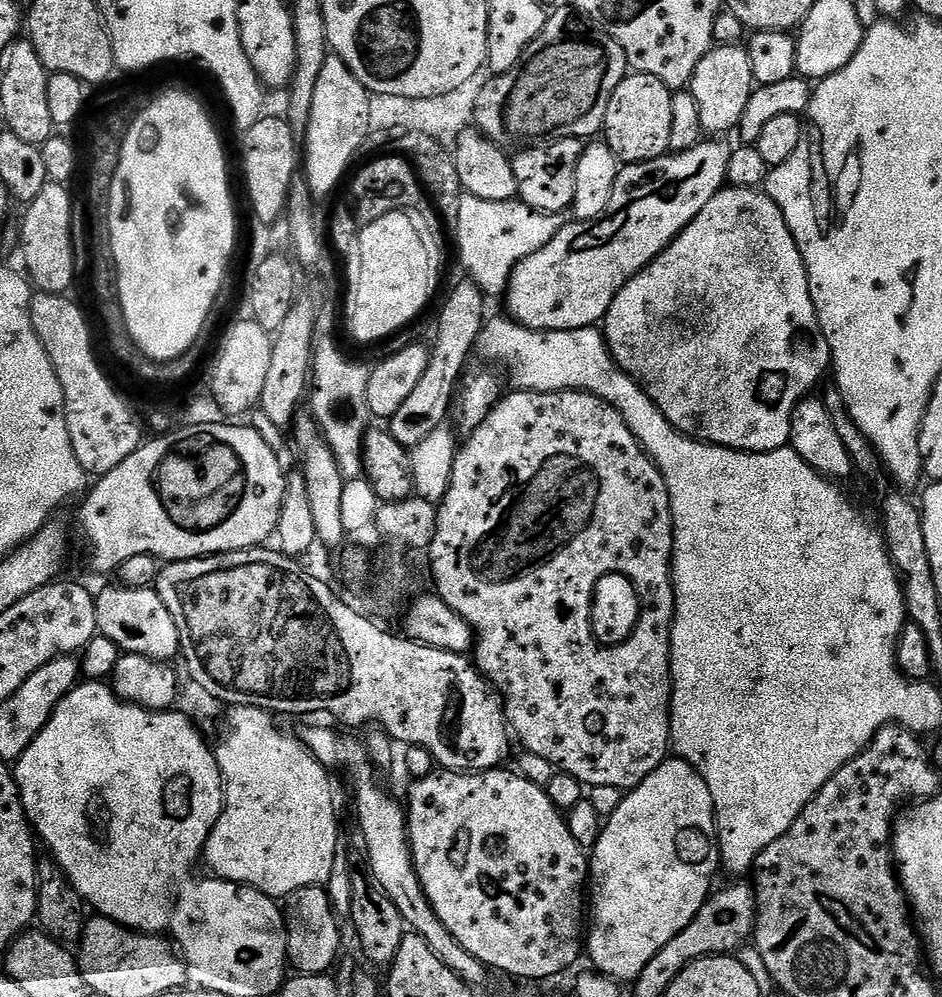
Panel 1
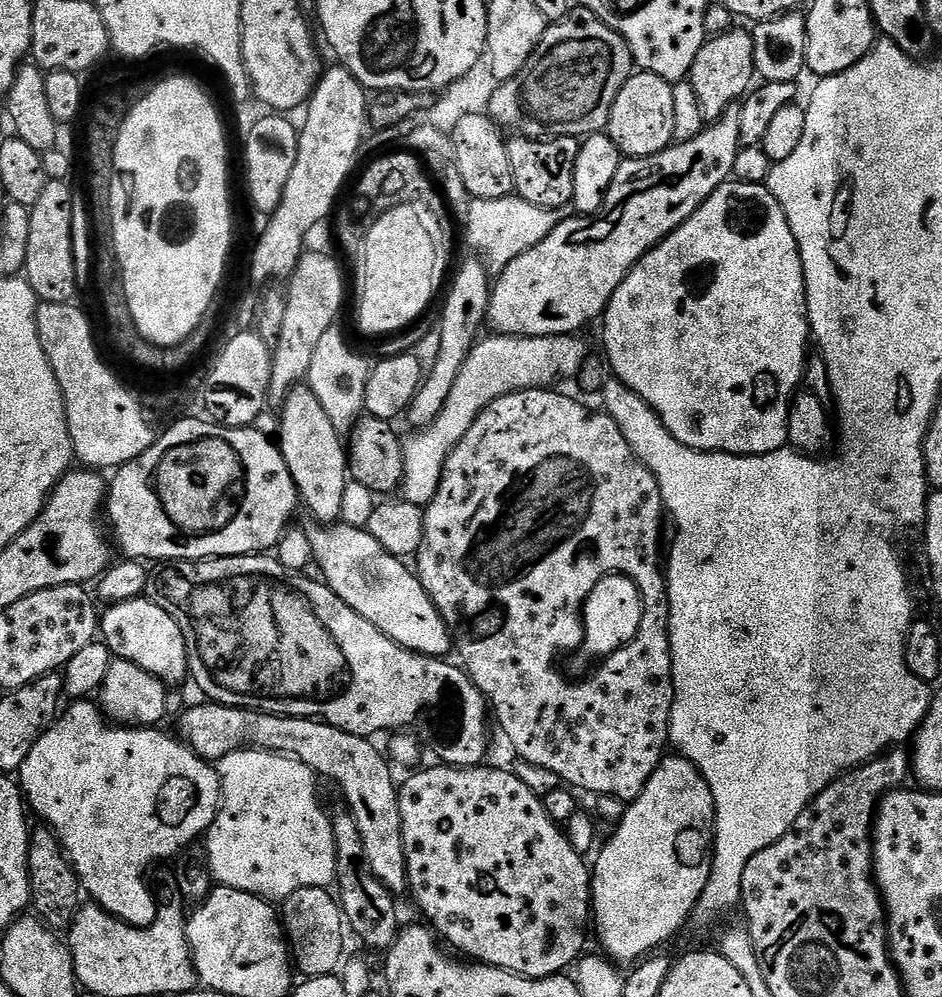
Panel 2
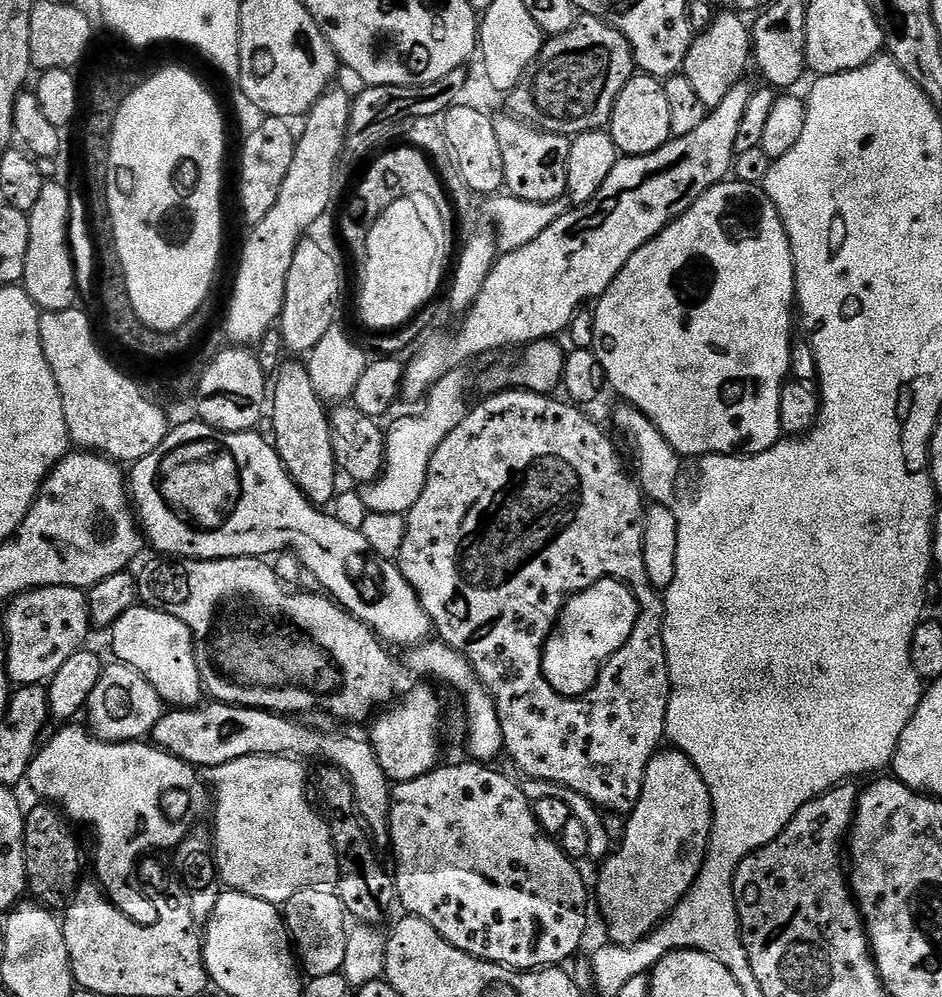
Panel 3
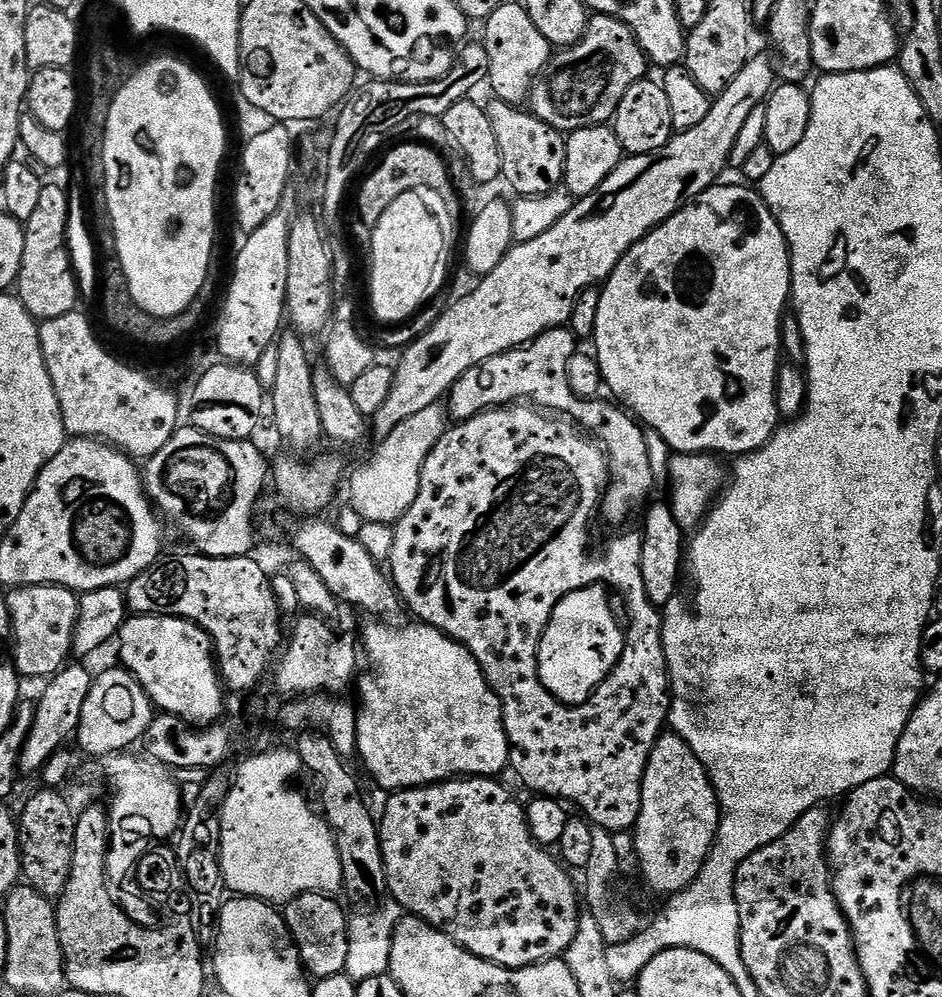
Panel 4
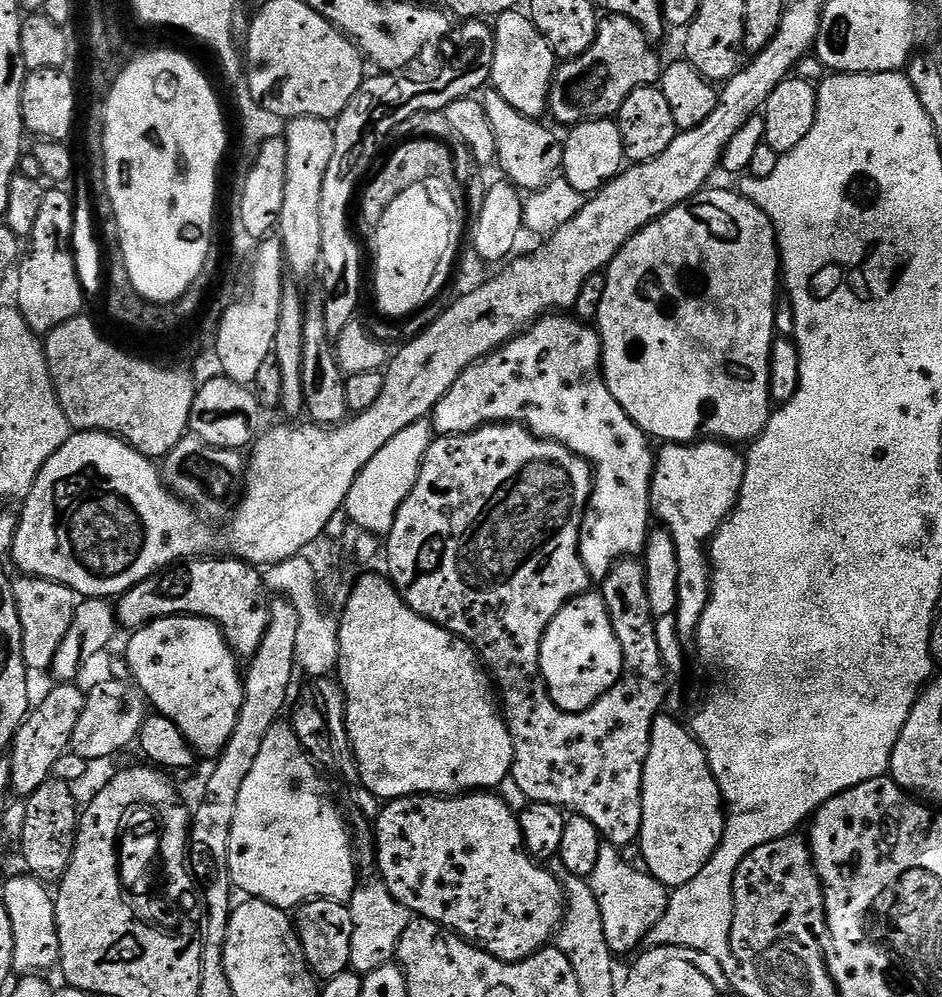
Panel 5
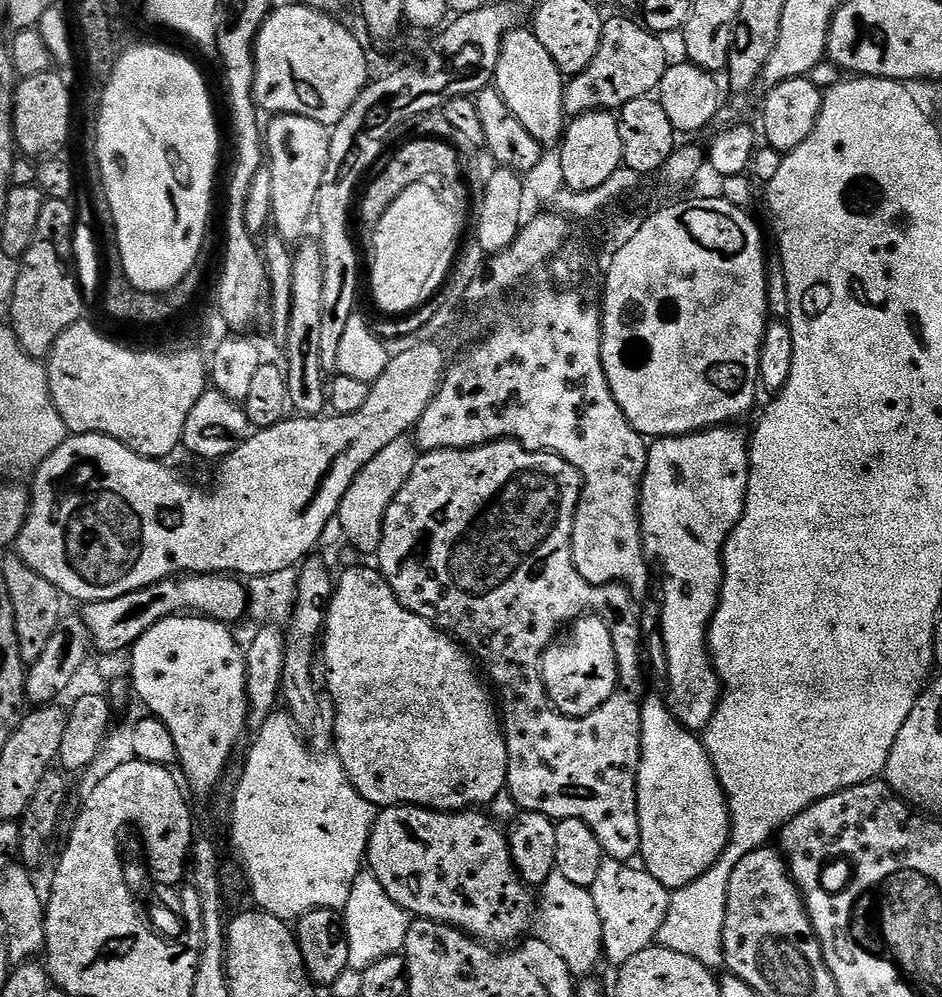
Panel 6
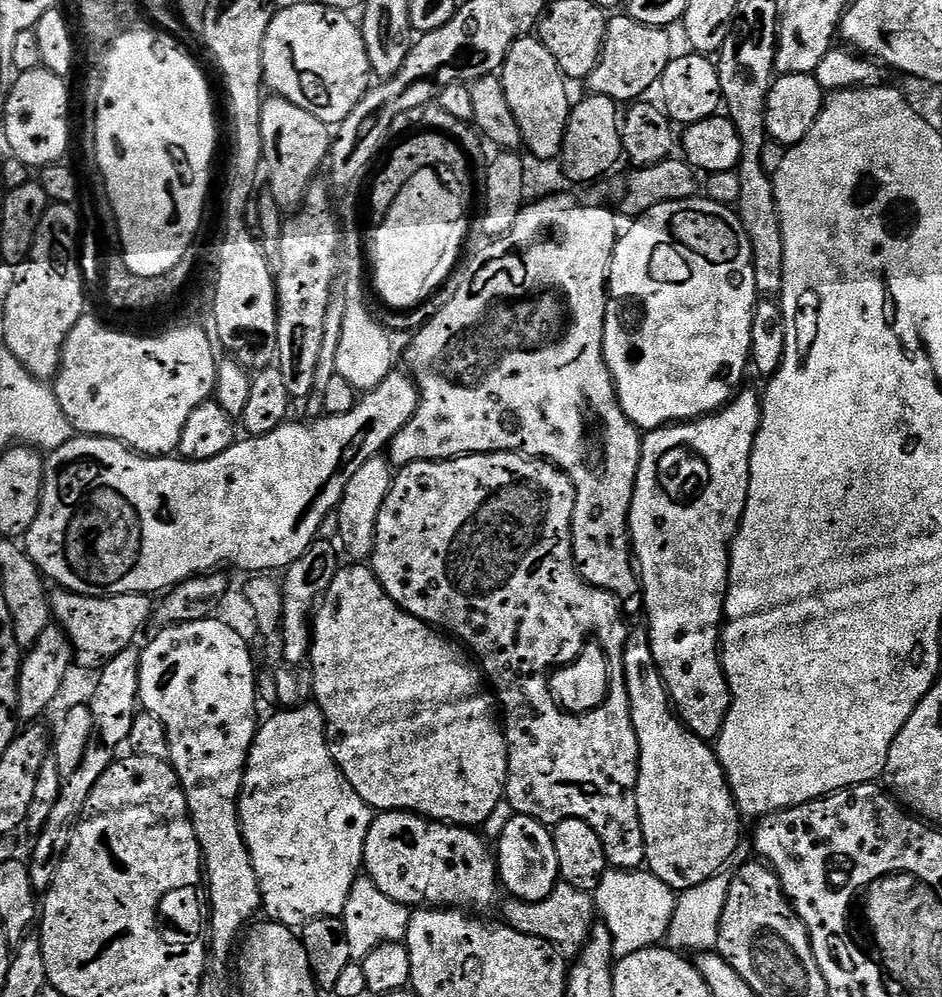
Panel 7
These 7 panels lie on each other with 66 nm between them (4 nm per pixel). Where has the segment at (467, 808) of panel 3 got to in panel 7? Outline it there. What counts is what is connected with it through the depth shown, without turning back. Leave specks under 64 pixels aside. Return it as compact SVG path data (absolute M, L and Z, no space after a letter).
M382 812L379 813L373 819L372 825L370 826L370 830L366 834L366 846L364 847L364 867L363 871L369 876L369 878L378 886L378 890L382 890L382 894L386 894L390 898L394 898L394 902L398 902L399 904L406 904L409 906L451 906L454 908L458 908L461 910L480 910L476 908L488 908L491 906L492 903L496 900L496 891L501 891L502 884L501 881L498 879L498 865L496 863L496 857L494 855L494 848L491 843L487 844L486 841L483 840L482 837L479 836L479 831L473 830L471 827L468 826L461 826L458 824L446 824L443 820L430 820L426 816L419 816L417 812Z

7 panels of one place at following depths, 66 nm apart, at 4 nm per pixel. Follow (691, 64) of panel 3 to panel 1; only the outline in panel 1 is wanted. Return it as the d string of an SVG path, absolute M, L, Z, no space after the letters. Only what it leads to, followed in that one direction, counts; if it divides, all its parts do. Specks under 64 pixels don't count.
M725 44L710 49L706 58L698 62L690 85L694 102L698 102L701 133L712 138L724 138L727 132L735 133L740 127L740 120L746 114L746 106L756 87L754 70L750 70L747 47Z

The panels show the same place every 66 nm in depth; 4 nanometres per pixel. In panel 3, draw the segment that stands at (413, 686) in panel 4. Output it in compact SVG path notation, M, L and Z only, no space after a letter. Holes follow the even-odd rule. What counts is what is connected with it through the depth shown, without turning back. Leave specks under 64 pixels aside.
M425 642L413 647L406 659L406 664L413 673L420 676L433 676L444 684L453 684L464 695L464 712L468 715L468 748L472 751L471 759L476 762L492 762L496 755L504 752L504 735L502 726L498 722L498 710L496 699L491 696L480 679L476 677L476 671L472 669L472 663L463 654L443 642ZM415 688L403 693L399 702L381 711L370 724L372 749L392 782L422 778L422 774L431 772L439 761L436 759L440 756L440 736L436 727L440 724L440 700L428 688Z

